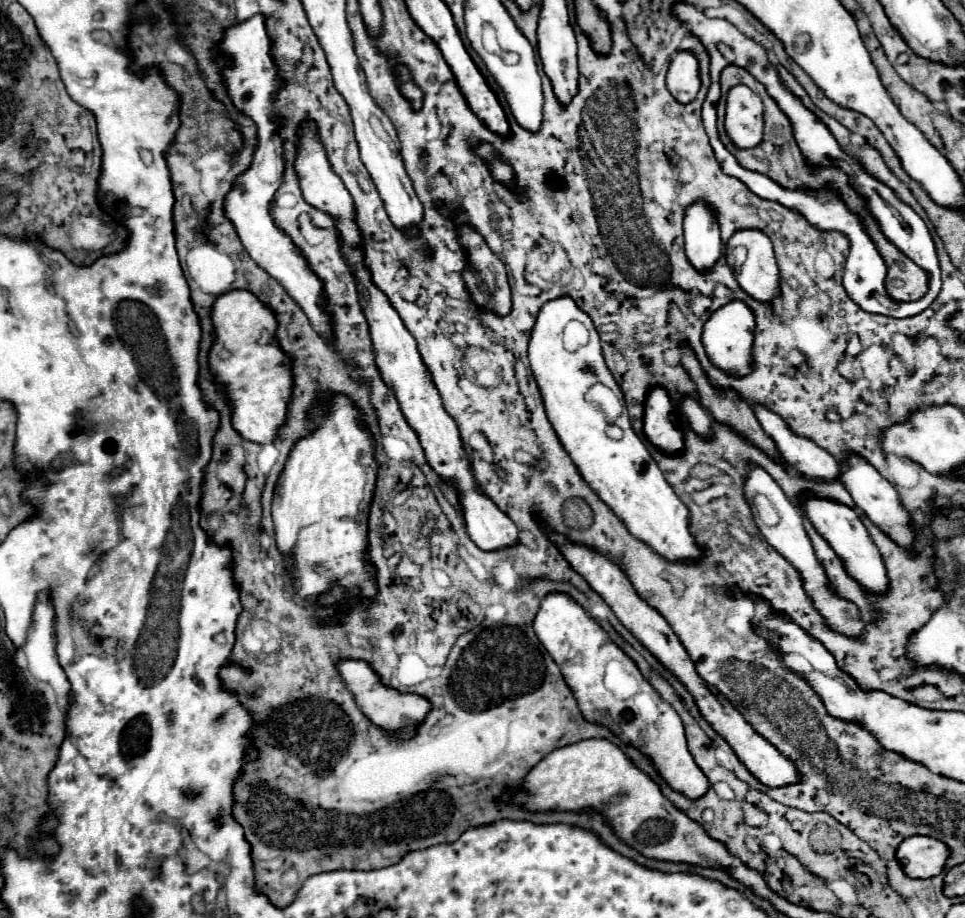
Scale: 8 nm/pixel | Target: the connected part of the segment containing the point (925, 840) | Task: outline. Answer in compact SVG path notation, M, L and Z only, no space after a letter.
M915 835L905 839L897 849L897 859L911 879L929 879L943 871L949 857L947 845L937 839Z

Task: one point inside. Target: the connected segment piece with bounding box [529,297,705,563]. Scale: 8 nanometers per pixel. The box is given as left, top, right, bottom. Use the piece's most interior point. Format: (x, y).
(565, 350)

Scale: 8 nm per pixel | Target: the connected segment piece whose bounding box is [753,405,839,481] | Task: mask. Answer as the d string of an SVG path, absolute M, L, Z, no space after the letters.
M753 405L753 413L759 419L763 431L773 437L779 453L789 465L793 465L807 477L821 481L839 477L839 465L835 457L807 437L797 437L797 433L793 433L789 425L785 425L783 417L777 417L777 413L765 409L765 405Z

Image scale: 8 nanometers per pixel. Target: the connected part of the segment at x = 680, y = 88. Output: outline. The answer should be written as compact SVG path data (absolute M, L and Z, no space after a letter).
M677 51L671 57L671 67L667 73L667 89L677 101L689 103L697 97L699 87L701 79L697 57L691 51Z

